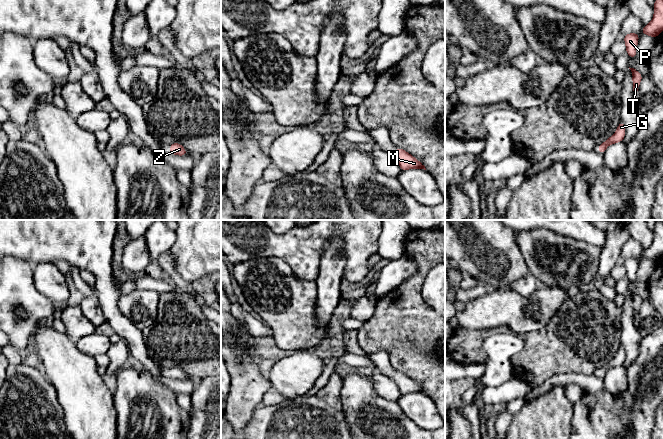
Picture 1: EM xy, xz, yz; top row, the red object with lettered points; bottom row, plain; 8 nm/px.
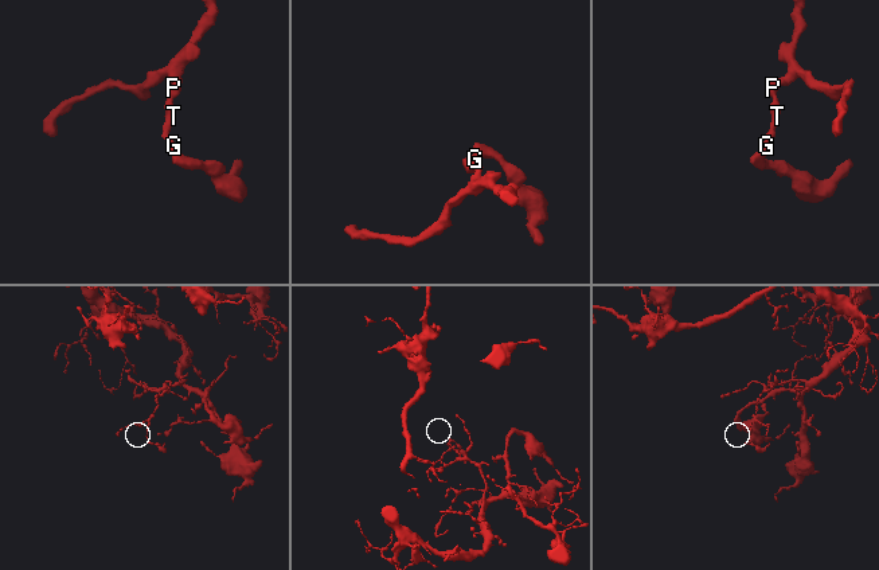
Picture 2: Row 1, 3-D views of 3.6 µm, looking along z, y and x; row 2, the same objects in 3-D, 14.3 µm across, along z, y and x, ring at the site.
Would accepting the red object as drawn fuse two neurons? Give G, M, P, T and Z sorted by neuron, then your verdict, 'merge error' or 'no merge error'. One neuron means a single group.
G M P T Z; no merge error

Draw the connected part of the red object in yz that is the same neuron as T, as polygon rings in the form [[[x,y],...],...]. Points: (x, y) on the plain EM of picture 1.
[[[629,291],[629,293],[633,297],[632,306],[633,306],[633,315],[634,315],[634,318],[635,318],[639,313],[639,309],[640,309],[640,306],[641,306],[643,300],[636,293],[630,292],[630,291]]]

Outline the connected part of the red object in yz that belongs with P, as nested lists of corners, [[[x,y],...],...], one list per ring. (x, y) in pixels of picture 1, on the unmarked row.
[[[629,257],[626,258],[623,263],[626,268],[626,277],[629,279],[629,281],[636,282],[639,259],[637,257]]]

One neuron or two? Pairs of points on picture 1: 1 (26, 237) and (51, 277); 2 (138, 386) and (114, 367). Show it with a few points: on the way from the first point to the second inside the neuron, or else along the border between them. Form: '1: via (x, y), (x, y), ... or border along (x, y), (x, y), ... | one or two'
1: border along (53, 263), (39, 262), (34, 266) | two
2: border along (122, 367), (115, 373) | two

